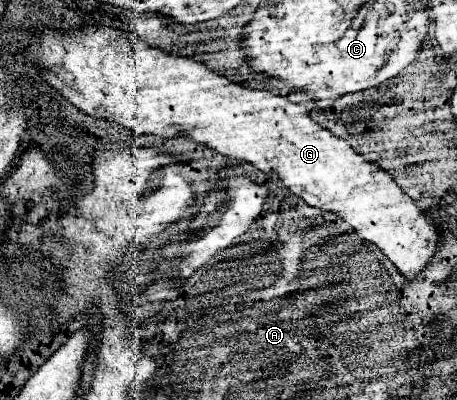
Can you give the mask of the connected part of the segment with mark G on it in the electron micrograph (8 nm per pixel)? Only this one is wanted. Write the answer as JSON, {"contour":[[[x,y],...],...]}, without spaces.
{"contour":[[[89,27],[75,33],[45,31],[35,43],[29,45],[27,53],[17,55],[17,61],[33,61],[35,65],[43,67],[45,81],[59,89],[67,101],[91,117],[121,123],[135,135],[153,133],[159,137],[175,137],[185,133],[197,145],[209,145],[221,155],[247,161],[253,167],[265,171],[269,177],[277,175],[277,179],[307,205],[341,215],[365,241],[375,243],[409,279],[413,279],[415,273],[427,265],[431,253],[435,251],[439,235],[437,225],[423,215],[421,205],[407,197],[387,171],[379,175],[379,169],[355,153],[345,139],[335,137],[331,131],[315,123],[303,105],[289,103],[269,89],[251,89],[247,85],[233,83],[209,71],[195,59],[165,55],[159,49],[143,43],[135,33],[117,31],[111,27]]]}

